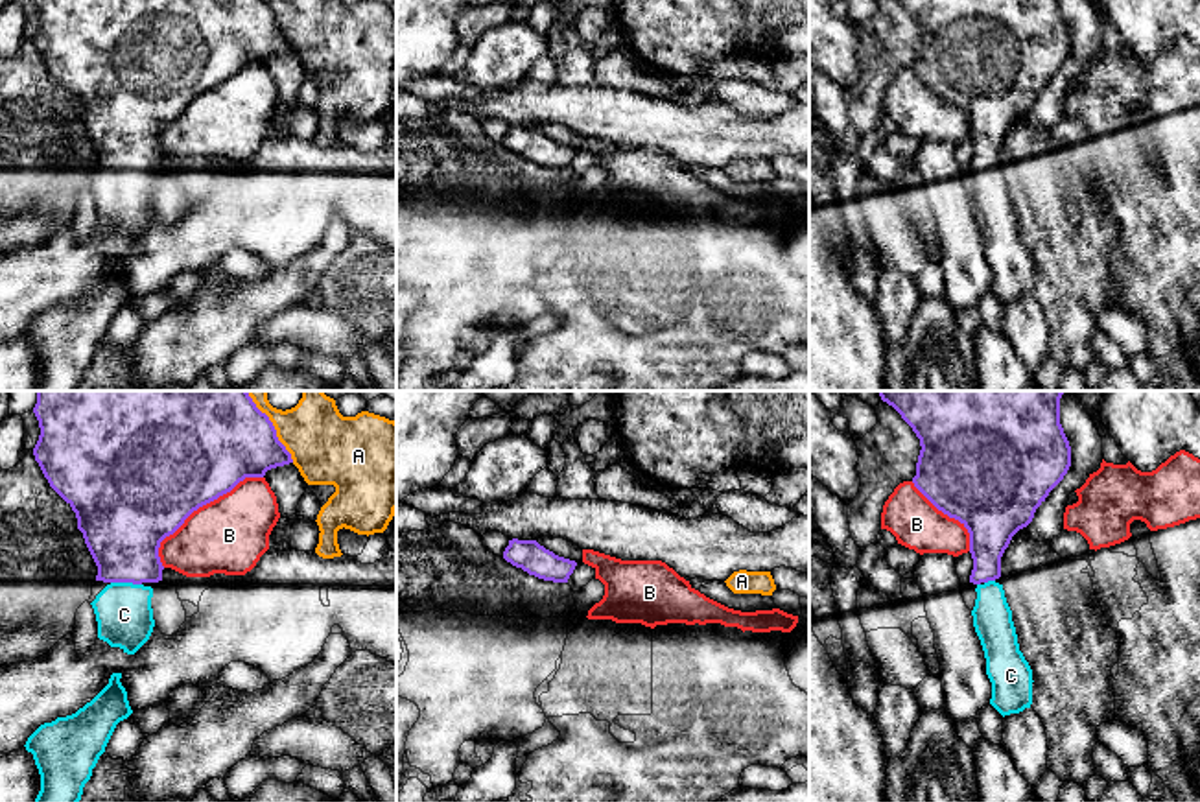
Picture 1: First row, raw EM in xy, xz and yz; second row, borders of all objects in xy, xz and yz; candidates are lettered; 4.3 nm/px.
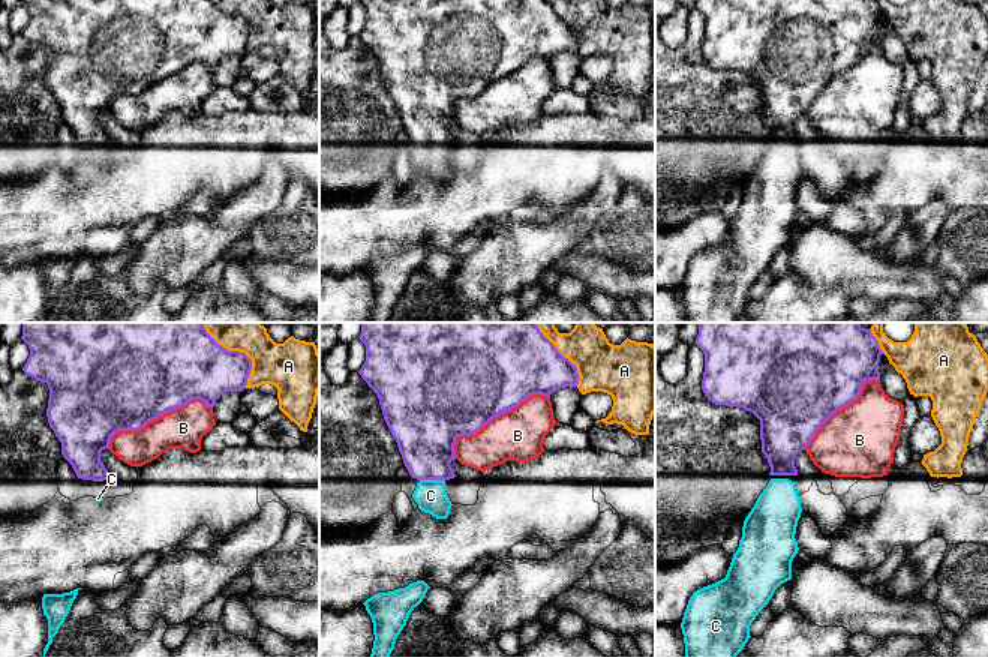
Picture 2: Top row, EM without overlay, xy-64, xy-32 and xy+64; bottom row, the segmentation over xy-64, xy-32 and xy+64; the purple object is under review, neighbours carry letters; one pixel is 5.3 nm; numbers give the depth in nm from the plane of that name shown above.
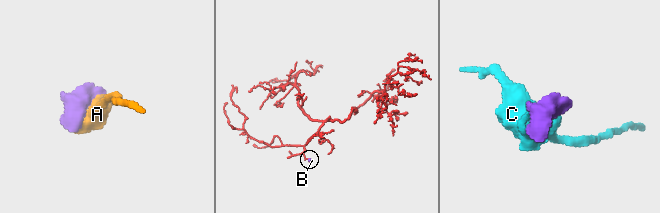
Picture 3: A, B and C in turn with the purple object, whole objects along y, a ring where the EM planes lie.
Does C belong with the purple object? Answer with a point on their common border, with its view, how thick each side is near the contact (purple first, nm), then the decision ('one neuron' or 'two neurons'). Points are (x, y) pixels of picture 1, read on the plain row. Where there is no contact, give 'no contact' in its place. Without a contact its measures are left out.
xy (126, 168) | 360/240 nm | one neuron

